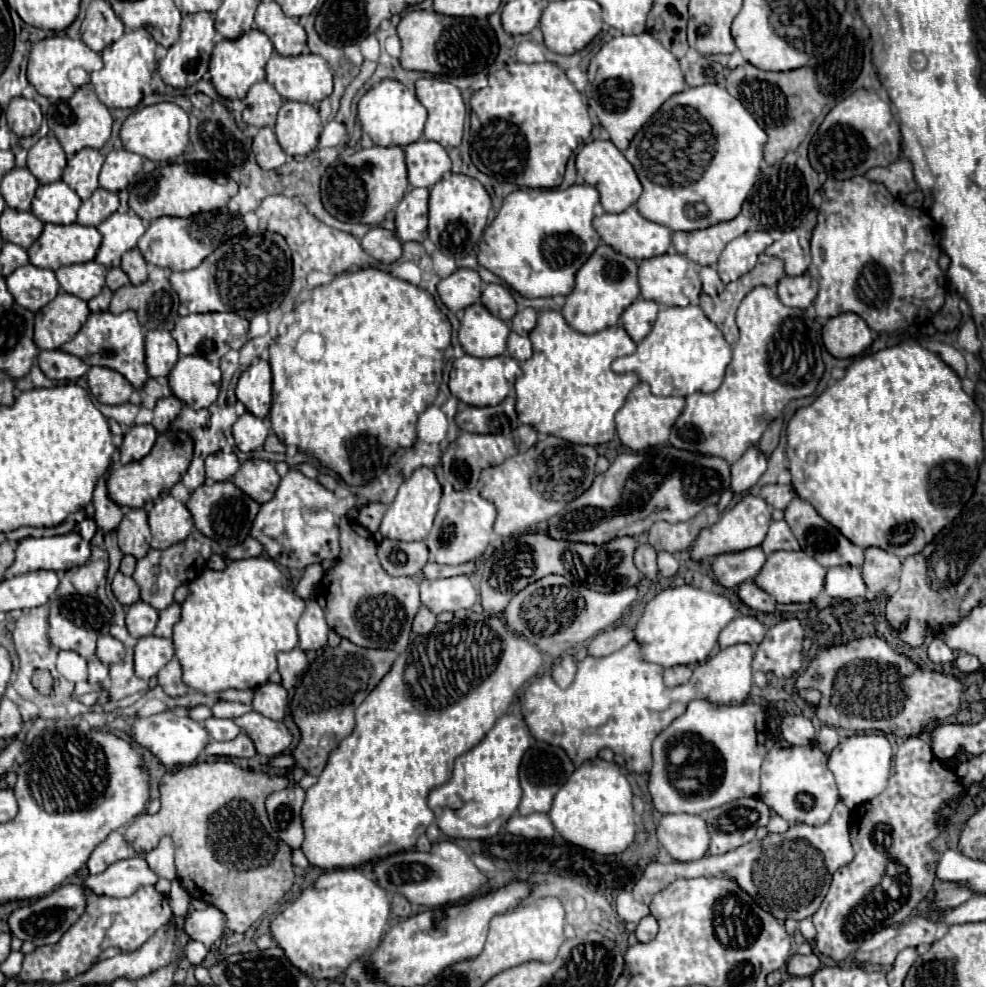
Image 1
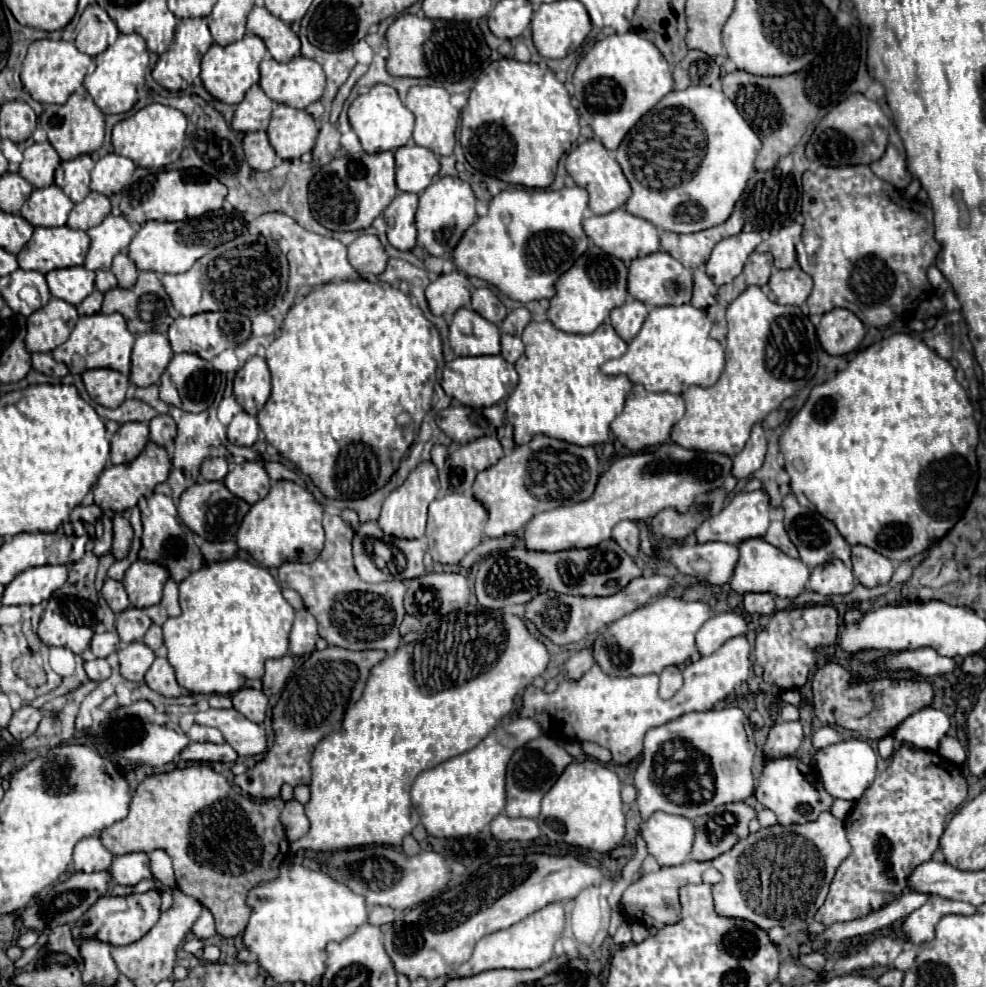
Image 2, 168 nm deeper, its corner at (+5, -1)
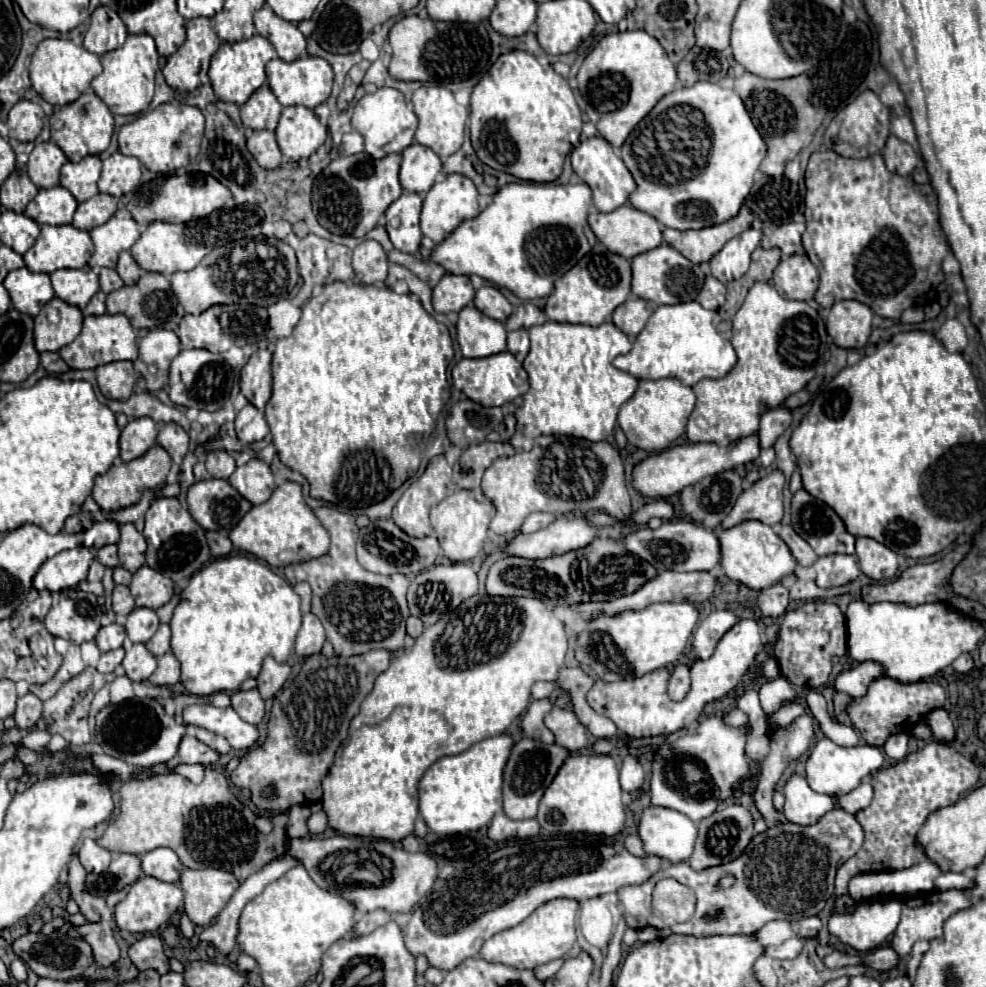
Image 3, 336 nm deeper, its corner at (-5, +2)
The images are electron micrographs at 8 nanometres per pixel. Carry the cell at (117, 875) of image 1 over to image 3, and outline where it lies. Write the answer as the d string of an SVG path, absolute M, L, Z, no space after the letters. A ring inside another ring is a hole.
M156 848L142 856L142 870L144 874L154 876L158 880L180 884L180 874L184 870L184 864L170 848Z

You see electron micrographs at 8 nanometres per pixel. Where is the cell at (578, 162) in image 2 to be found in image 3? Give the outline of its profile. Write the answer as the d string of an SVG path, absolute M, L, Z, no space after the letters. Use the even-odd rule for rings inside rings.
M594 136L580 142L580 146L572 150L570 162L572 162L574 172L592 188L592 202L600 212L612 212L620 208L622 204L626 204L628 196L636 188L634 178L630 176L630 170L622 164L622 158L614 154L612 146L602 136Z

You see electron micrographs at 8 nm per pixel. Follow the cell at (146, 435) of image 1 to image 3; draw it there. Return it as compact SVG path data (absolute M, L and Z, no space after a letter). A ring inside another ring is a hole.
M138 418L126 424L126 428L120 434L120 458L124 462L130 462L138 456L142 456L146 450L150 450L156 444L158 426L150 418Z

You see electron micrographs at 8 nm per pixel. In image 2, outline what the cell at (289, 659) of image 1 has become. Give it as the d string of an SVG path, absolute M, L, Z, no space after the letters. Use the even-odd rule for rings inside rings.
M284 655L284 657L280 657L280 659L268 659L268 663L266 663L266 673L264 673L264 677L262 677L262 683L264 683L262 691L264 691L266 695L276 695L276 693L280 693L280 689L282 689L284 683L288 681L292 669L294 669L294 661L292 661L290 655Z

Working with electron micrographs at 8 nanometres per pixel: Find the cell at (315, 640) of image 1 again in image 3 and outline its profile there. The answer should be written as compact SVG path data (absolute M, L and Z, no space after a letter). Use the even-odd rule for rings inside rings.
M306 614L302 618L302 628L296 636L294 650L298 656L312 656L318 654L324 644L324 626L314 614Z

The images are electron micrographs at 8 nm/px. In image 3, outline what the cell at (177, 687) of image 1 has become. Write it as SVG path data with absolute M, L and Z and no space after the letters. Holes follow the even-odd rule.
M166 652L158 658L158 668L148 678L154 686L174 686L180 680L180 662L172 652Z

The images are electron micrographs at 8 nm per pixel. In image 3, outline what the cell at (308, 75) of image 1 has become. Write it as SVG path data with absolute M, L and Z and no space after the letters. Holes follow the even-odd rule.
M306 56L306 58L298 58L294 62L284 62L280 58L270 60L266 64L266 76L268 76L268 86L274 92L274 96L278 98L278 102L282 106L306 106L310 110L314 110L318 104L326 102L326 98L330 96L332 90L332 68L324 58Z

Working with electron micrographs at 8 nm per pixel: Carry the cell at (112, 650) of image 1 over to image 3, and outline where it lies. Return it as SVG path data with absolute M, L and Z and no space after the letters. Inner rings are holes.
M108 624L98 630L98 636L94 638L94 642L100 648L100 652L110 652L110 650L120 648L124 638L126 638L126 632L120 624Z

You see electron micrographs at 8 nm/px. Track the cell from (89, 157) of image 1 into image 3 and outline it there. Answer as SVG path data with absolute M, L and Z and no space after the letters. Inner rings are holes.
M86 156L78 164L66 162L60 172L60 184L78 200L84 202L98 194L98 176L102 170L102 160L98 156Z

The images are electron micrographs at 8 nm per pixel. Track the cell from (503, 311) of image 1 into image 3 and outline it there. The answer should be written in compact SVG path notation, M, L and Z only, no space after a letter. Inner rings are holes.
M482 286L480 290L476 290L474 306L480 312L484 312L486 316L490 316L490 318L494 318L498 322L506 322L508 316L510 316L510 312L512 312L510 302L494 286Z

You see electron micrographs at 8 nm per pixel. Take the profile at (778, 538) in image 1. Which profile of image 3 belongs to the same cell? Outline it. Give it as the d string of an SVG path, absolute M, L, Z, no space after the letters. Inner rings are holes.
M782 526L778 536L786 542L786 546L790 548L794 560L800 564L800 566L812 566L816 562L816 552L810 548L810 544L806 540L802 540L794 530L792 526Z

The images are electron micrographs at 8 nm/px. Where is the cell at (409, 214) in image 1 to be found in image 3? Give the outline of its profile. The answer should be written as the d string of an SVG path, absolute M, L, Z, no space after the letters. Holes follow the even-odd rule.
M404 192L386 210L386 230L396 250L416 254L420 248L420 208L422 198L414 192Z

